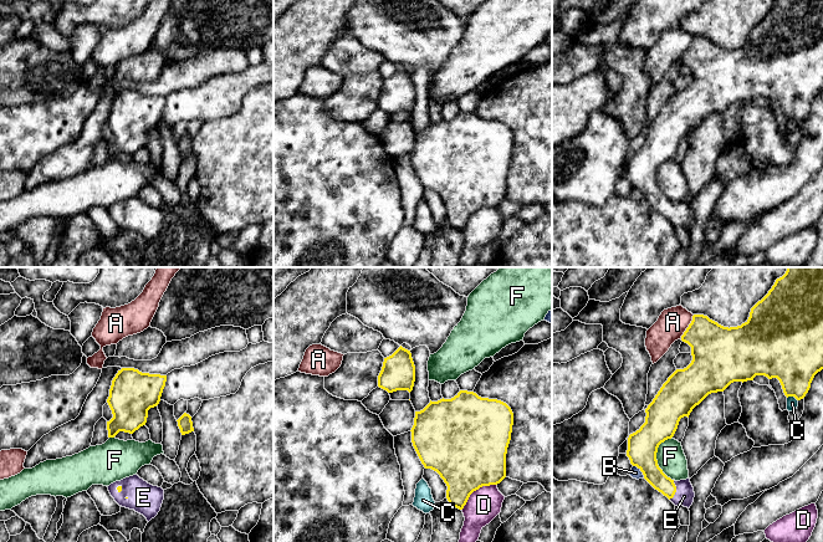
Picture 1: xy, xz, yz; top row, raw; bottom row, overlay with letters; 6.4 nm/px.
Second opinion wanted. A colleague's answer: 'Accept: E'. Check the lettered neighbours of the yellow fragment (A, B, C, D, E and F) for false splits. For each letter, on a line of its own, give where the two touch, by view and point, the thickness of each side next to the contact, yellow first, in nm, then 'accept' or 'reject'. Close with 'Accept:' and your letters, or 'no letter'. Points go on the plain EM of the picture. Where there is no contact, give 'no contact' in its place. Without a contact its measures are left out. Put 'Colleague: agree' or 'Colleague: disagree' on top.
Colleague: agree
A: meets yellow in yz at (688, 49); 340 nm thick on the yellow side, 190 nm on the other; reject
B: meets yellow in yz at (640, 192); 200 nm thick on the yellow side, 70 nm on the other; reject
C: meets yellow in yz at (792, 117); 360 nm thick on the yellow side, 80 nm on the other; reject
D: meets yellow in xz at (475, 211); 460 nm thick on the yellow side, 220 nm on the other; reject
E: meets yellow in yz at (675, 211); 130 nm thick on the yellow side, 130 nm on the other; accept
F: meets yellow in yz at (655, 179); 220 nm thick on the yellow side, 180 nm on the other; reject
Accept: E

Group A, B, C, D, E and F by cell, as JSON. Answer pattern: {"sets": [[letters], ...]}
{"sets": [["A"], ["B"], ["C"], ["D"], ["E"], ["F"]]}

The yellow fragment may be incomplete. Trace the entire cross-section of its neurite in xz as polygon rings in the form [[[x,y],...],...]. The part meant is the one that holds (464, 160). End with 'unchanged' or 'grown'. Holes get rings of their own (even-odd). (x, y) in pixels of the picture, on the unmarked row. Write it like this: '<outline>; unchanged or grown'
[[[460,112],[451,121],[430,122],[423,132],[415,133],[412,164],[424,189],[436,193],[446,205],[449,225],[462,231],[474,213],[497,206],[506,199],[512,147],[513,134],[506,124]]]; unchanged

